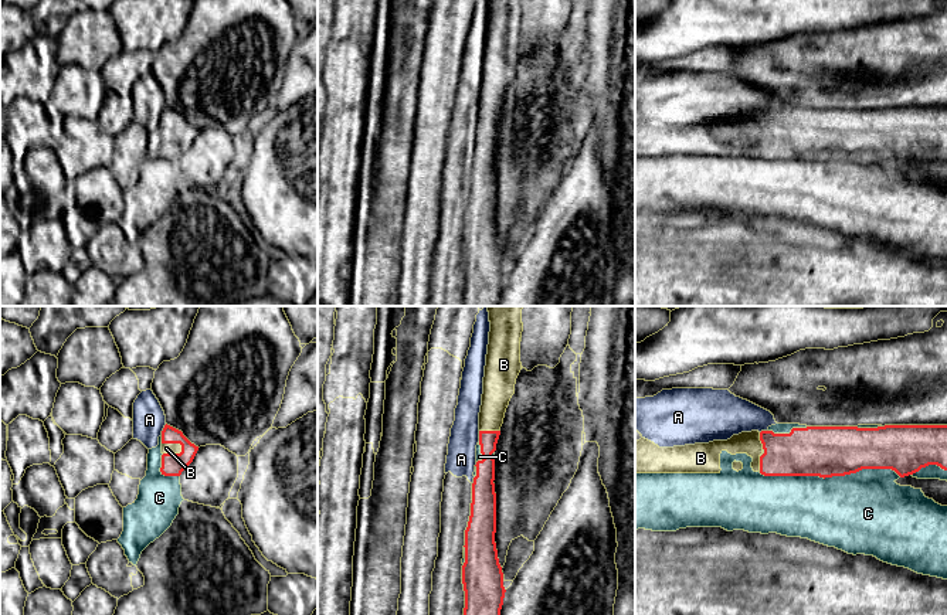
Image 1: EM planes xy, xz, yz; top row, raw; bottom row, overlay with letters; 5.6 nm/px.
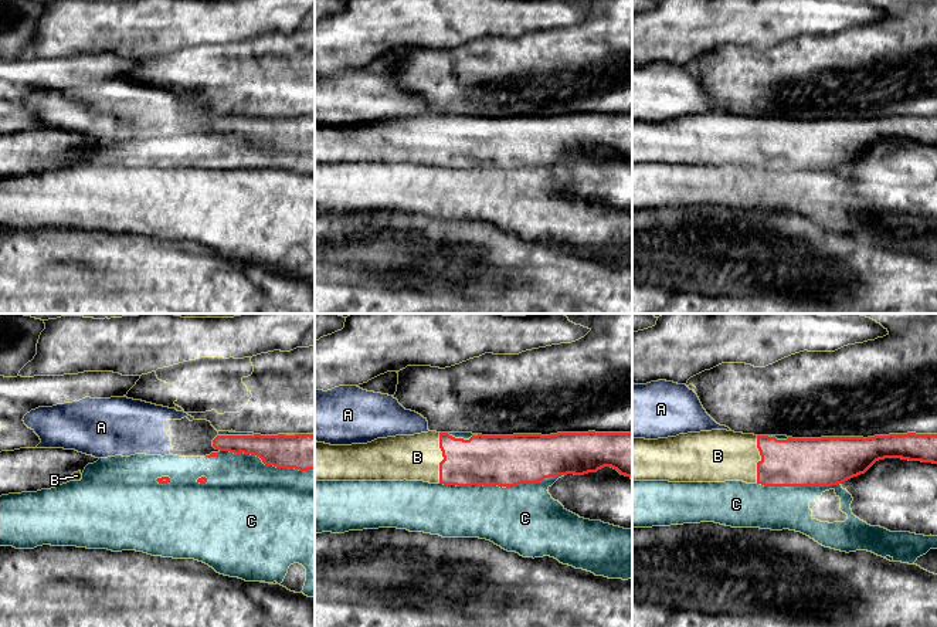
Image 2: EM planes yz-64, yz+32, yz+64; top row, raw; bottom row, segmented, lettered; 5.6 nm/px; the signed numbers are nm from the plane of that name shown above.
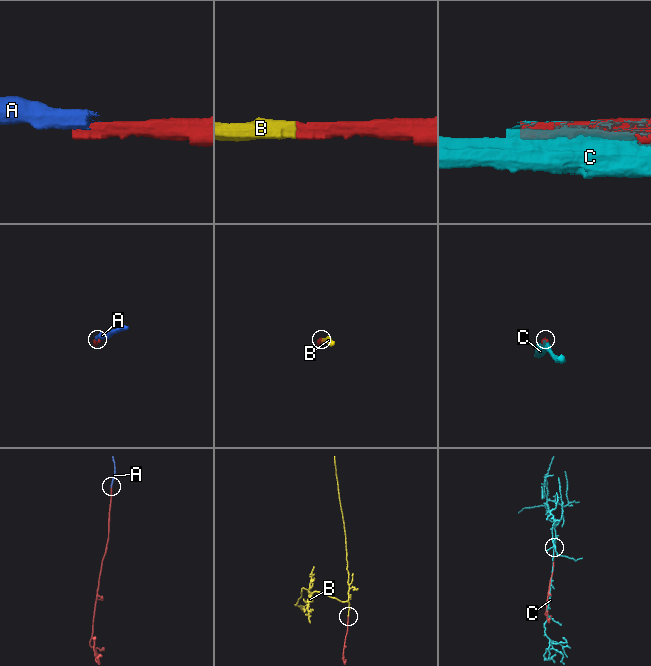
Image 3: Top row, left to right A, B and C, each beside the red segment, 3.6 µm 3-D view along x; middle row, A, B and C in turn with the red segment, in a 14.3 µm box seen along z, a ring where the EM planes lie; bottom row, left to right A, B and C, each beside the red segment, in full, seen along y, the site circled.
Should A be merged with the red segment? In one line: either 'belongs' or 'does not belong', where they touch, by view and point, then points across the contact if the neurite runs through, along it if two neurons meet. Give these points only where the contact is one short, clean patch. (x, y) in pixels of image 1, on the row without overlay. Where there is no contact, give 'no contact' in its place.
does not belong; contact xy (163, 112); border xy (166, 106), (160, 116)

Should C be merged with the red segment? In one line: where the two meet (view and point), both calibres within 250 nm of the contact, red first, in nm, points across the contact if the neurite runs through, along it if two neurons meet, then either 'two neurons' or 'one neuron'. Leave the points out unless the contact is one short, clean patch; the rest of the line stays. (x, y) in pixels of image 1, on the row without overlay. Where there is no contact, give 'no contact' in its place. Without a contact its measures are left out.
contact yz (830, 159); calibres 280 and 440 nm; two neurons

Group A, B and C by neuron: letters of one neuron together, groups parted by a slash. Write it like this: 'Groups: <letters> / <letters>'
Groups: A / B / C

